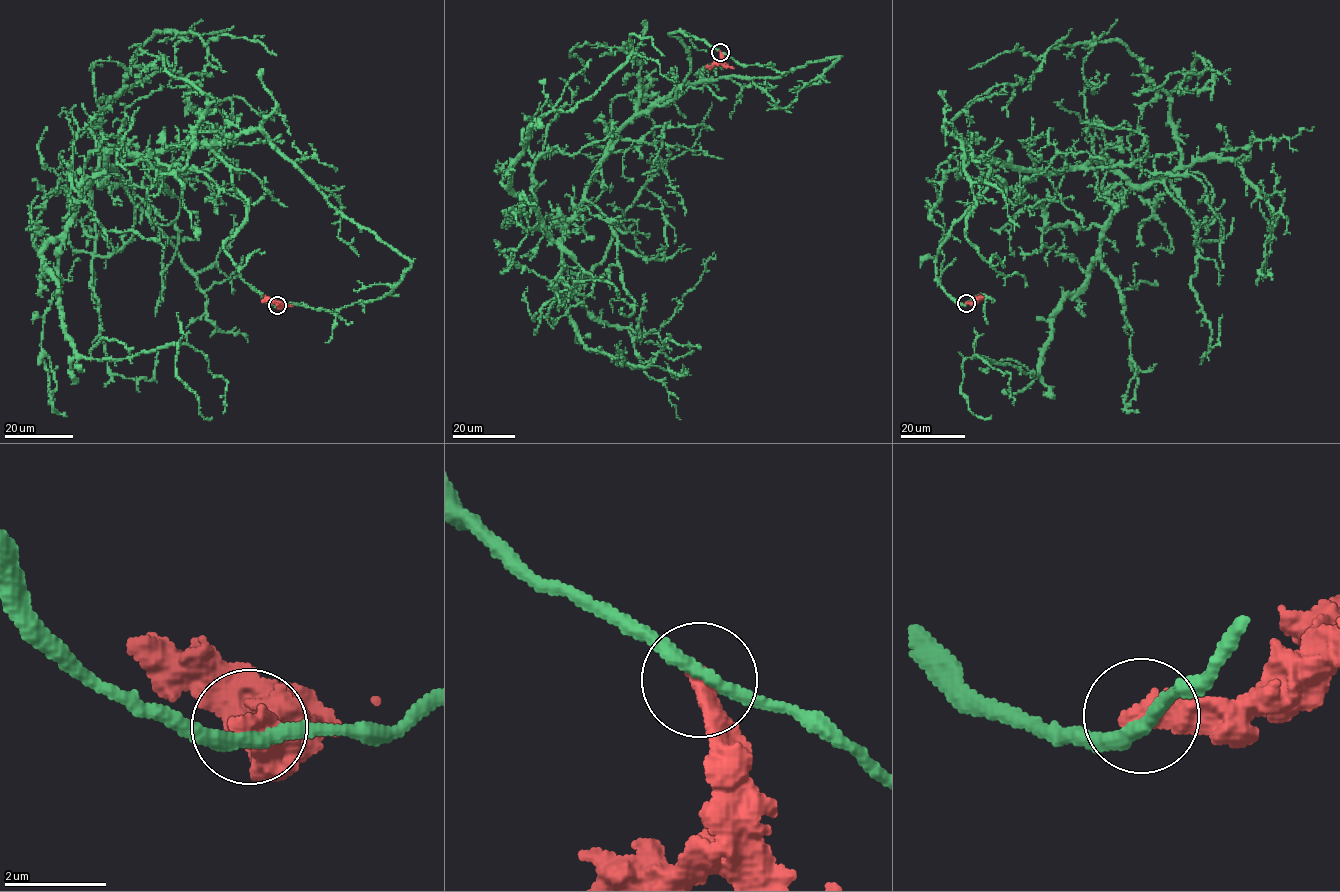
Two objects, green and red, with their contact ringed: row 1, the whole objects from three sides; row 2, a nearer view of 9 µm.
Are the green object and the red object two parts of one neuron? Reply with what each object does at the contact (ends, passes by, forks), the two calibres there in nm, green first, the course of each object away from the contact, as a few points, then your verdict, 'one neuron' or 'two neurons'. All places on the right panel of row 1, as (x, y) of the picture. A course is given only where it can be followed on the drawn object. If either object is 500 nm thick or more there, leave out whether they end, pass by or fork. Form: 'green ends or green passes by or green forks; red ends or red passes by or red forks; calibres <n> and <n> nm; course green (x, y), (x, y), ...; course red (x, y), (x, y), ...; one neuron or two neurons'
green passes by; red ends; calibres 280 and 480 nm; course green (966, 303), (937, 251), (989, 163), (1123, 177), (1040, 371), (962, 363), (968, 409), (991, 415); course red (967, 303), (975, 302), (980, 297), (981, 300); two neurons

